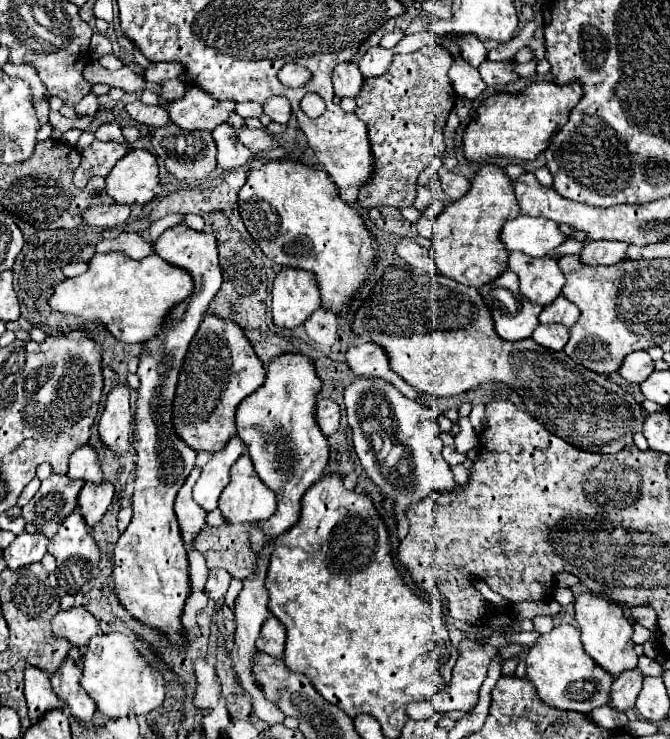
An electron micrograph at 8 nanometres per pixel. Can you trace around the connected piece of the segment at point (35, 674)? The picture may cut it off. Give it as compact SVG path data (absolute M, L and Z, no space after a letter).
M28 665L26 667L26 677L24 677L24 695L28 703L28 717L34 723L38 723L44 713L52 709L64 709L66 703L56 697L50 685L50 677L44 675L44 671Z

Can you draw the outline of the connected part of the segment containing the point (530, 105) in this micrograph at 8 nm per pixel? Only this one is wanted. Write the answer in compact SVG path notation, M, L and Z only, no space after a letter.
M534 81L520 93L496 93L486 97L474 119L464 131L464 153L472 161L480 161L492 155L516 157L516 159L534 159L542 153L558 127L568 123L572 107L582 99L584 89L580 83L558 85L554 81Z

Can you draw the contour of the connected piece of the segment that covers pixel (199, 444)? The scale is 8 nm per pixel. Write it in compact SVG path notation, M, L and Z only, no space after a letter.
M208 313L200 323L178 379L174 397L174 427L176 433L196 451L216 453L224 449L228 439L236 433L234 411L238 403L254 393L266 377L266 369L248 343L244 329L218 315Z

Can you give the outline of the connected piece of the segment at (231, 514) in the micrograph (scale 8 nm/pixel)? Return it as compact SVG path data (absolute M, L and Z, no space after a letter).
M242 455L230 471L230 483L220 495L218 509L228 523L258 523L276 513L274 491L260 481L248 455Z

